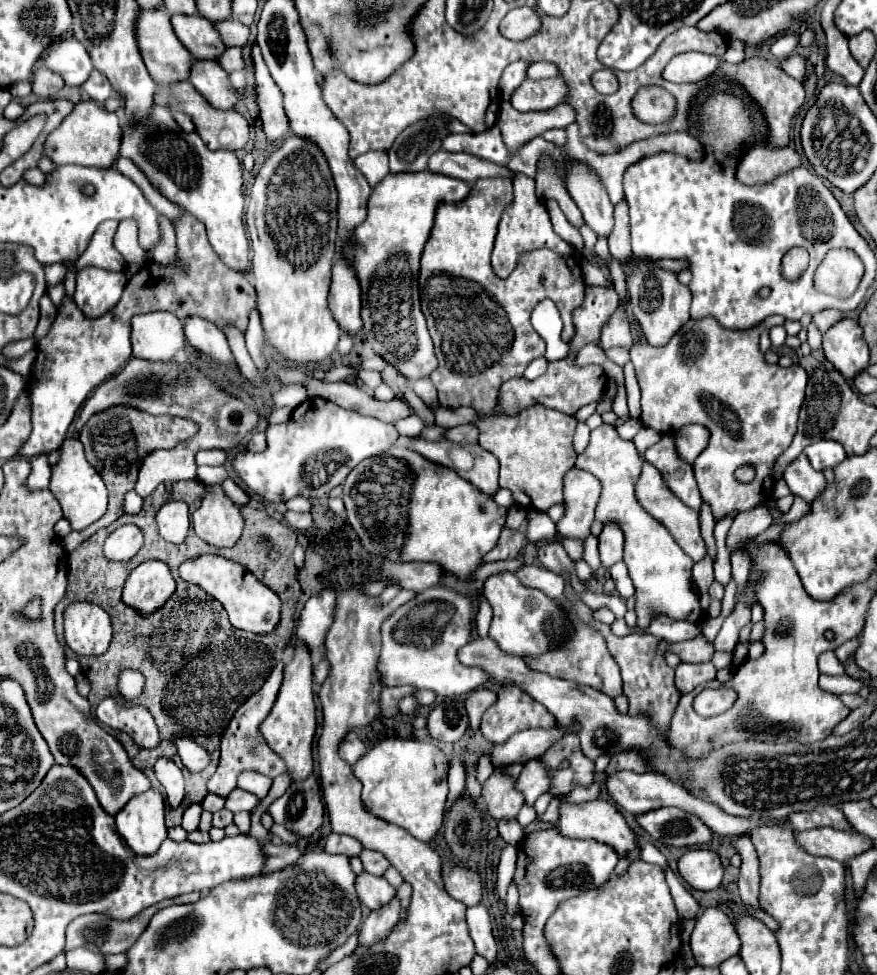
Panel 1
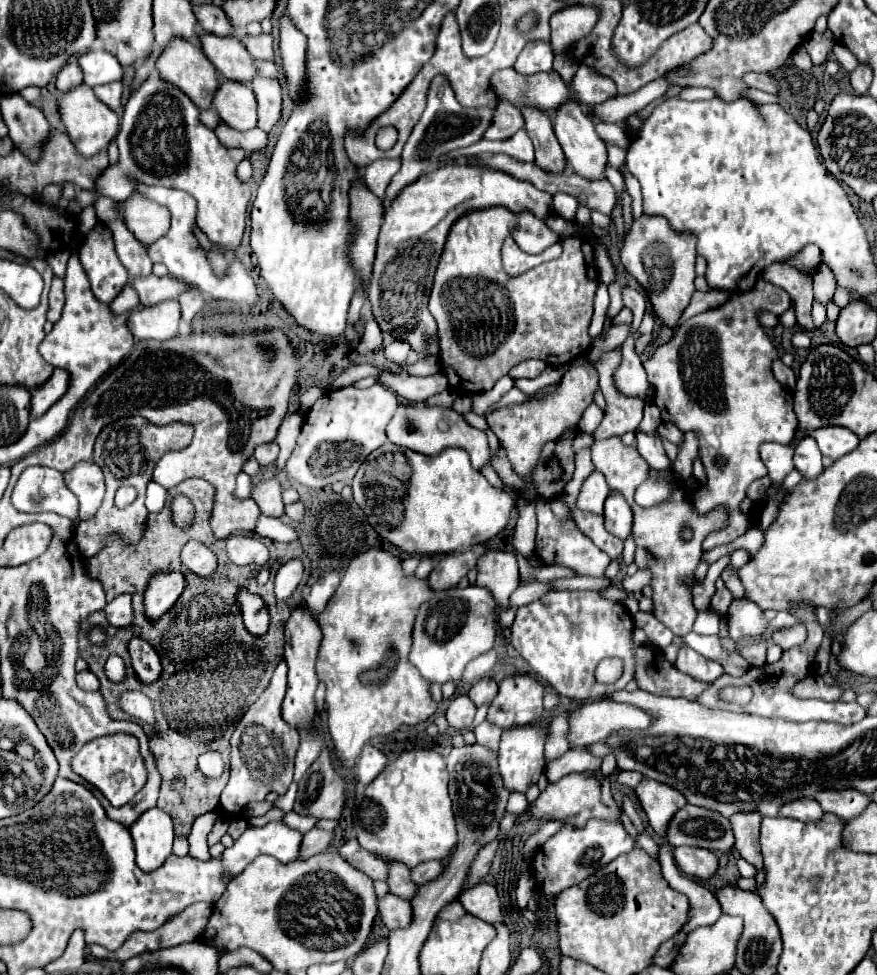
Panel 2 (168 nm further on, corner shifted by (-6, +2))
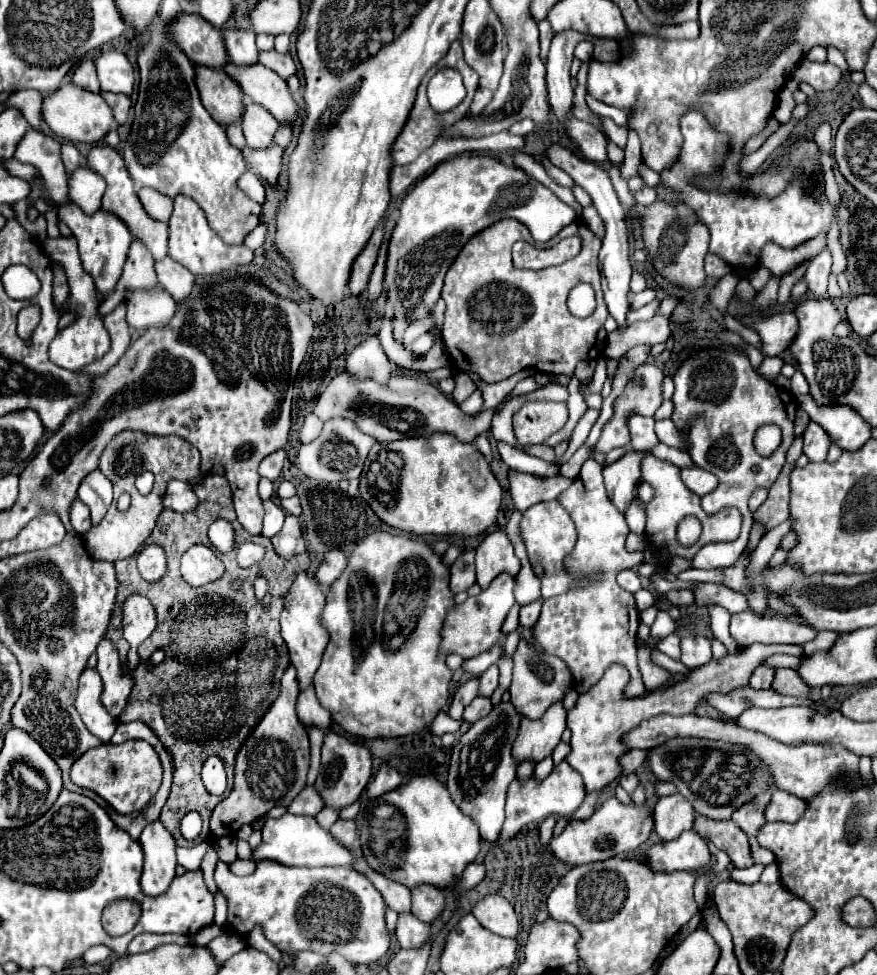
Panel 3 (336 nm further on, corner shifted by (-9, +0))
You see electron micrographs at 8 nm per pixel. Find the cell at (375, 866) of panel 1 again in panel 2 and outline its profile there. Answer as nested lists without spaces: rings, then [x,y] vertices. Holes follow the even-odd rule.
[[[388,864],[388,888],[392,894],[398,894],[406,900],[412,900],[412,896],[416,894],[416,884],[410,880],[408,876],[408,868],[404,868],[404,864]]]

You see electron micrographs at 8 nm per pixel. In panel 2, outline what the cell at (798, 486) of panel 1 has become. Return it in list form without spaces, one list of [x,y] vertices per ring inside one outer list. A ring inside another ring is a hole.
[[[806,436],[798,444],[794,452],[794,468],[802,474],[804,480],[816,480],[816,476],[820,476],[820,472],[824,470],[822,454],[818,450],[816,440],[812,440],[812,436]]]

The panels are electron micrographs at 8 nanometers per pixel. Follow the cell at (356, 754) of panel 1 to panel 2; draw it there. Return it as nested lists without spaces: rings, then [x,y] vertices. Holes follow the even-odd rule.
[[[366,744],[362,748],[362,754],[360,754],[360,760],[358,760],[358,772],[356,772],[360,784],[364,784],[364,786],[370,784],[382,772],[382,768],[386,764],[388,764],[386,756],[378,748]]]

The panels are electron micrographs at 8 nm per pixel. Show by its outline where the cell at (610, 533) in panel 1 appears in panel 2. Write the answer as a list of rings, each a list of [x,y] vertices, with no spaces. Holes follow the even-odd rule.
[[[610,492],[604,504],[604,526],[612,536],[626,540],[632,536],[632,510],[618,492]]]

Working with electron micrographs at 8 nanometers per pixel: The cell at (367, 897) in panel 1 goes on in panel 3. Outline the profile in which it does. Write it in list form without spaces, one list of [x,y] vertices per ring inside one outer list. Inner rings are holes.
[[[399,914],[395,934],[401,948],[421,948],[431,942],[431,928],[419,922],[413,914]]]

